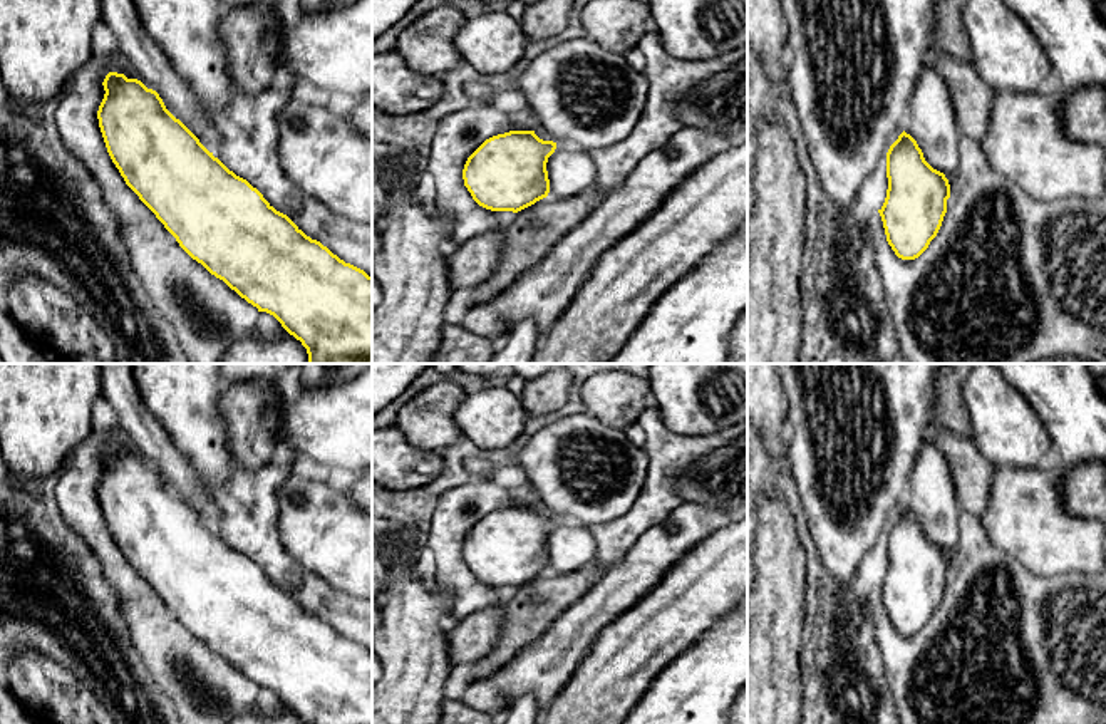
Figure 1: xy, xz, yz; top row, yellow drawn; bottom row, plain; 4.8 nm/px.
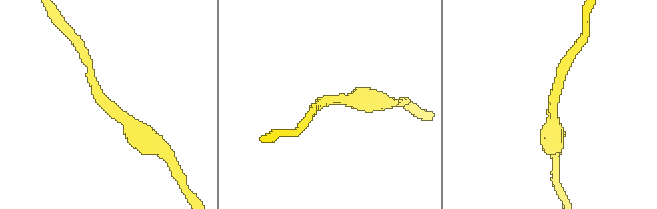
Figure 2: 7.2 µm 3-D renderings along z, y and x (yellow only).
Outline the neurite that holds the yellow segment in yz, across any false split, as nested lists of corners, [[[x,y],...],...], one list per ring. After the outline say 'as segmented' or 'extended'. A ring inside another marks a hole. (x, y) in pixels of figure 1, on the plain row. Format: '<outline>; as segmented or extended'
[[[927,436],[903,508],[886,528],[888,565],[878,585],[886,617],[902,635],[918,634],[942,602],[959,551],[960,511],[947,461]]]; extended

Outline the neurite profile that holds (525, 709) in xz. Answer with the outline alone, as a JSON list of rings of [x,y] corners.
[[[526,694],[508,707],[498,724],[540,724],[541,714],[535,697]]]

